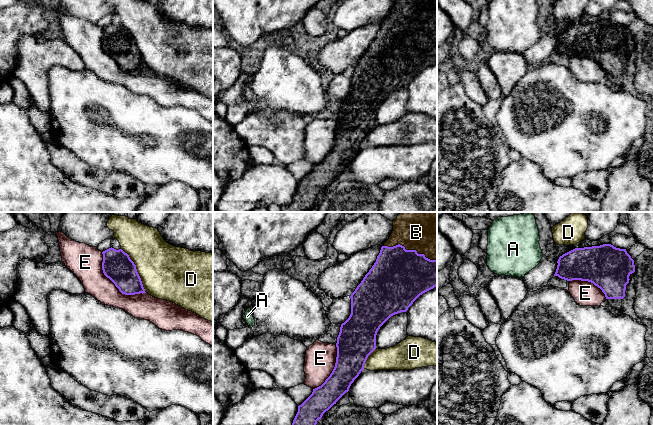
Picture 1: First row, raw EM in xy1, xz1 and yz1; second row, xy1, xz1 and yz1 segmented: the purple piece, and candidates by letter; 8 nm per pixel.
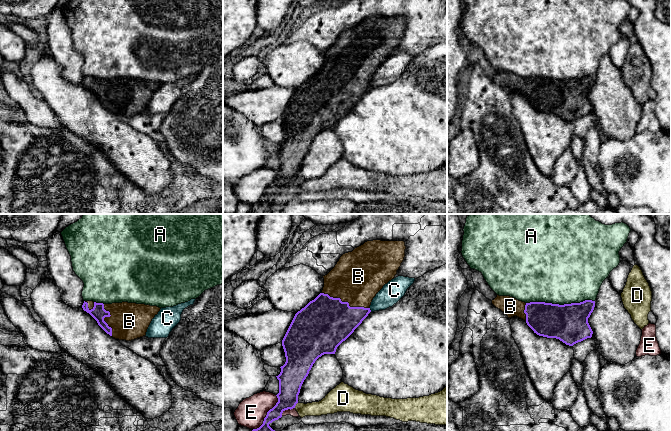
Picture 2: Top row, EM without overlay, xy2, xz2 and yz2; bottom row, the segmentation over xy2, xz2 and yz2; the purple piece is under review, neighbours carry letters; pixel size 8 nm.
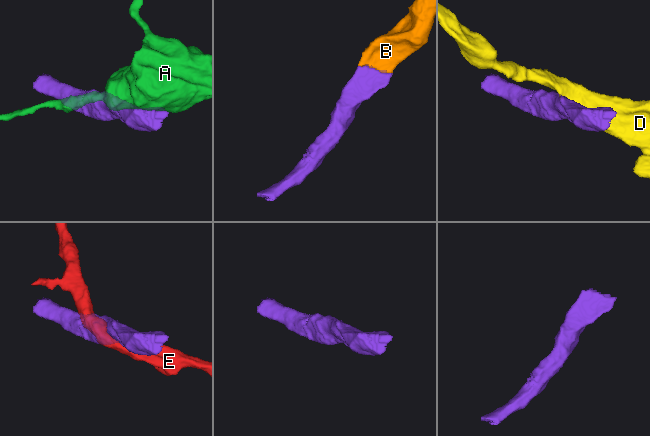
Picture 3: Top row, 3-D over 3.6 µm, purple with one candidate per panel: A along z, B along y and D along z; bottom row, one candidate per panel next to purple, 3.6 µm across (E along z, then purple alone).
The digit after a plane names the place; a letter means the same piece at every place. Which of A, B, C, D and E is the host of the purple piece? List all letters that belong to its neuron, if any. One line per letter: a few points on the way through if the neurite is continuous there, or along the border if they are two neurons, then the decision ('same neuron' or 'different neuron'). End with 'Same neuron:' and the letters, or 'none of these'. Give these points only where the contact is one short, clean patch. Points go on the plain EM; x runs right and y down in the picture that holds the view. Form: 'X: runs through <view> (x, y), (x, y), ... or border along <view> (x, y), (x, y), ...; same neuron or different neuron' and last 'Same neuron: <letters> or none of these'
A: different neuron
B: same neuron
C: border along xz2 (369, 84), (371, 87); different neuron
D: different neuron
E: different neuron
Same neuron: B

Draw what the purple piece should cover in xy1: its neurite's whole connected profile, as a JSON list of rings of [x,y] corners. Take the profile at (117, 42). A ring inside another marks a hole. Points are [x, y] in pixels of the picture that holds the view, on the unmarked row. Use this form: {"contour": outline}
{"contour": [[[109,24],[102,28],[102,46],[122,70],[146,69],[136,41],[122,25]]]}

